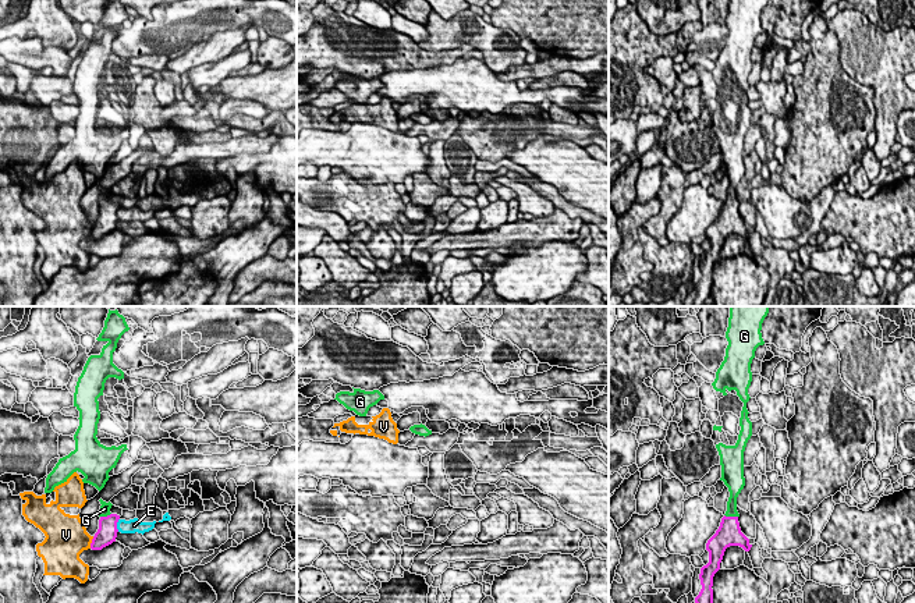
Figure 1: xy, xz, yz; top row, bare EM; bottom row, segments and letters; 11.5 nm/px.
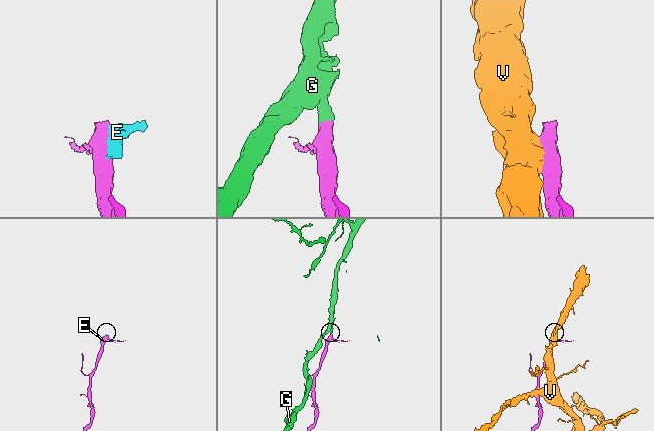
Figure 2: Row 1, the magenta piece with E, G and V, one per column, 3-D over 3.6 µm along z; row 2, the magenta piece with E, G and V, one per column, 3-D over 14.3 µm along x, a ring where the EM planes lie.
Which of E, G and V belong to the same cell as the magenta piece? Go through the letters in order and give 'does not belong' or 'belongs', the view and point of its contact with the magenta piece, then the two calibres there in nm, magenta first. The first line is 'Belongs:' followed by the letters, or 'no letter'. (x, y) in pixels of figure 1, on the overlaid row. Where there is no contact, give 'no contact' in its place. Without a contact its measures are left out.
Belongs: G
E: does not belong; contact xy (116, 525); calibres 240 and 160 nm
G: belongs; contact yz (731, 517); calibres 280 and 130 nm
V: does not belong; contact xy (92, 542); calibres 240 and 380 nm

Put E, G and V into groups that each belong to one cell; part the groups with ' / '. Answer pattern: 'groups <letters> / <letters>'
groups E / G / V

